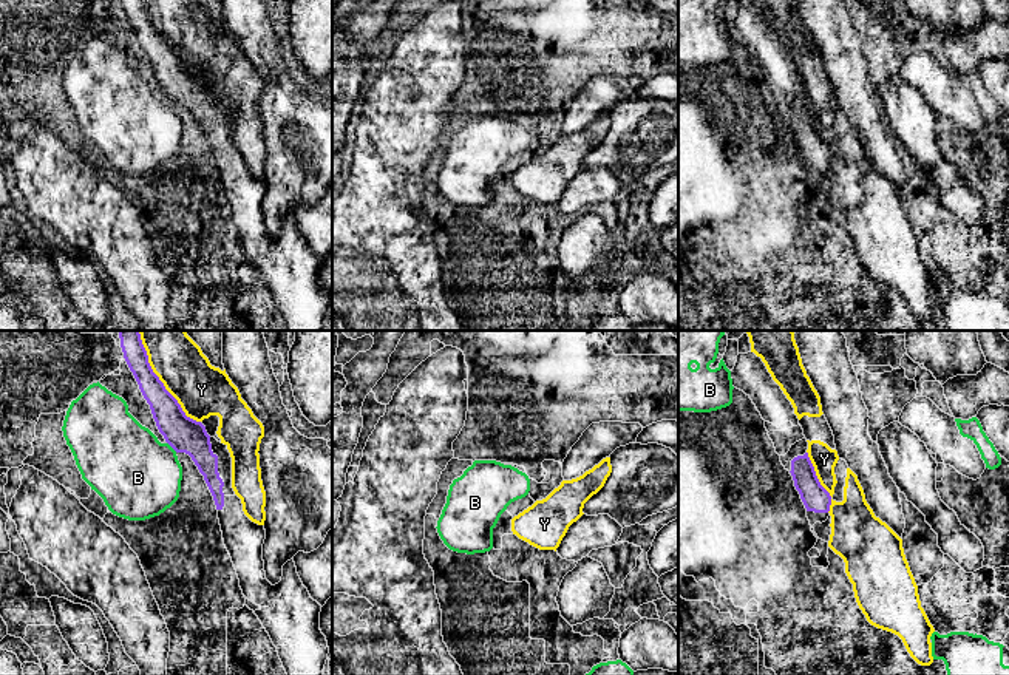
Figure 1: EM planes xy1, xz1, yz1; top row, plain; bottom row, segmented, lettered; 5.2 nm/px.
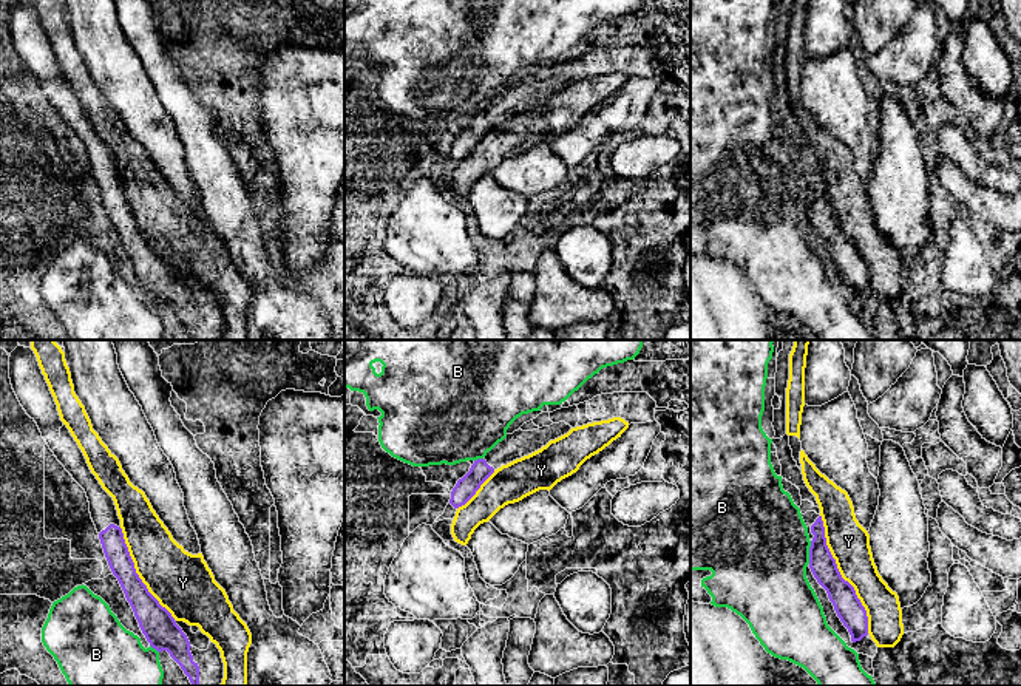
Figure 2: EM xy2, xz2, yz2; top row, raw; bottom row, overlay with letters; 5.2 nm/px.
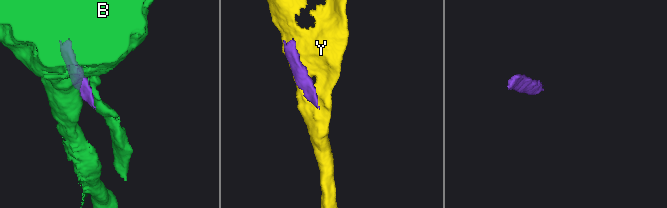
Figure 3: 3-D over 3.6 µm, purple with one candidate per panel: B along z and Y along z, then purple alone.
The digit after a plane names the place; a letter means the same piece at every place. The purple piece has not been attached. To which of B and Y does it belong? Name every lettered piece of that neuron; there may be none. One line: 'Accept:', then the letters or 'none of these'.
Accept: none of these

